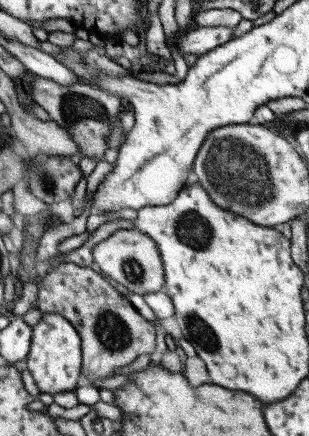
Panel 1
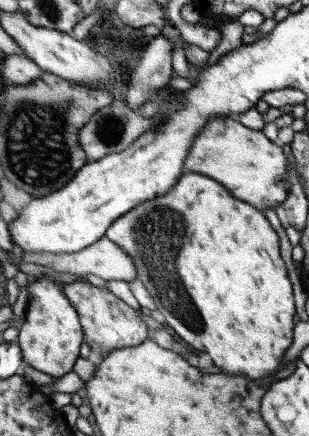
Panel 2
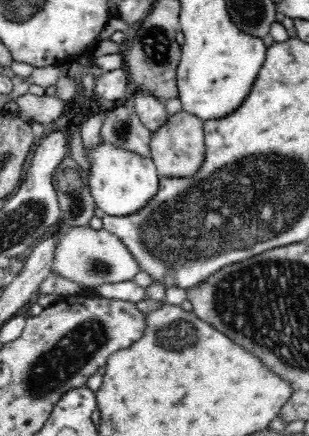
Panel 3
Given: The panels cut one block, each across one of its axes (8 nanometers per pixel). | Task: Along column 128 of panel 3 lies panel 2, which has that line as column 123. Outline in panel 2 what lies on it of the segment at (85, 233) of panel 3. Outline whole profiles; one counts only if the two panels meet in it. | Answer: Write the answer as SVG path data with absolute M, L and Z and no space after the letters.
M101 238L97 240L95 244L79 250L79 252L73 252L73 254L49 254L49 252L41 252L41 254L23 254L21 258L23 264L39 264L39 266L49 266L53 268L55 272L67 272L67 274L73 274L73 276L85 276L85 274L93 274L101 280L137 280L137 268L131 264L131 258L127 258L123 254L123 248L119 248L115 242L111 242L109 238Z

